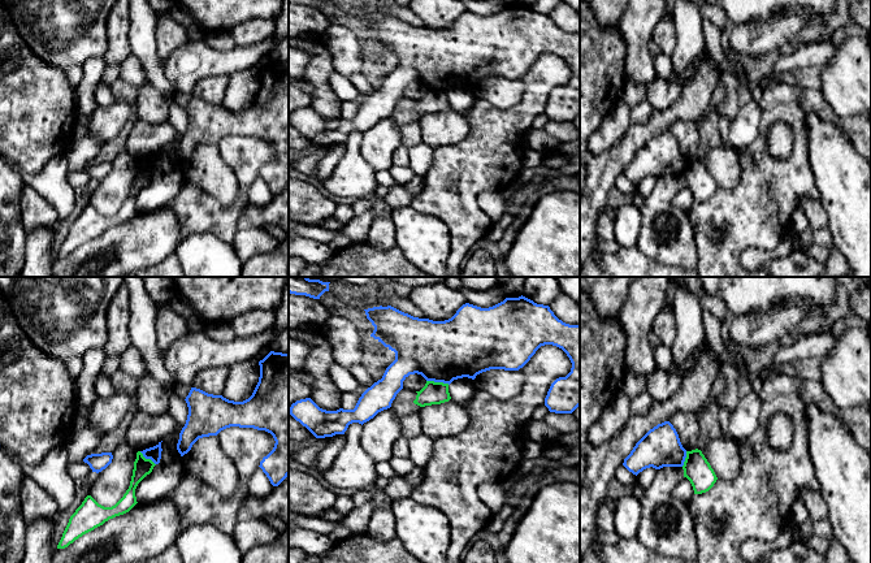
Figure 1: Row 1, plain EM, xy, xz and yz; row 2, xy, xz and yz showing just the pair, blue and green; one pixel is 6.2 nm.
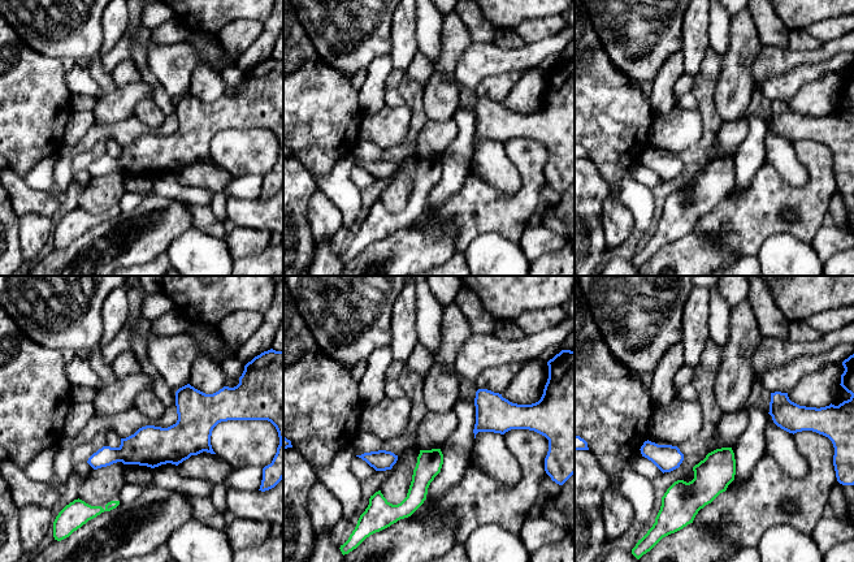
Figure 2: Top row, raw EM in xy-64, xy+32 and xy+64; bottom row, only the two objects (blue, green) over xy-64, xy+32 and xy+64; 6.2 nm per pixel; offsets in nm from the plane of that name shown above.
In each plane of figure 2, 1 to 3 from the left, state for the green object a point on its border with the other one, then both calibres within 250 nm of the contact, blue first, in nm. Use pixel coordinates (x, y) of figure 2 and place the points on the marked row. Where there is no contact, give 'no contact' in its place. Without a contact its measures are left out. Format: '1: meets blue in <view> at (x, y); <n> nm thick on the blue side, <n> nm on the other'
1: no contact
2: no contact
3: no contact

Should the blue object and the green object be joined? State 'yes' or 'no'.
no

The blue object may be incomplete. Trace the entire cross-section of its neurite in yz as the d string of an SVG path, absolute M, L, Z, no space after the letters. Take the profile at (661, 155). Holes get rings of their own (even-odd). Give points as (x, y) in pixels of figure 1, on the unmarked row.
M664 130L650 138L636 152L623 174L637 185L650 176L655 178L682 176L685 166L686 159L682 156L676 138L670 130Z

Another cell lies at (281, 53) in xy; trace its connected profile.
M289 35L280 42L269 56L274 61L289 62Z

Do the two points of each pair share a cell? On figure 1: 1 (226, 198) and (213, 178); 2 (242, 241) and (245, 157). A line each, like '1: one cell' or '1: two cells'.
1: one cell
2: two cells

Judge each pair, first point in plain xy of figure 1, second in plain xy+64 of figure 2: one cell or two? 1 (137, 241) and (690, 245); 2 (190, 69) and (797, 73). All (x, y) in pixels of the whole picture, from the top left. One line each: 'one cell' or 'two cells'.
1: one cell
2: two cells

